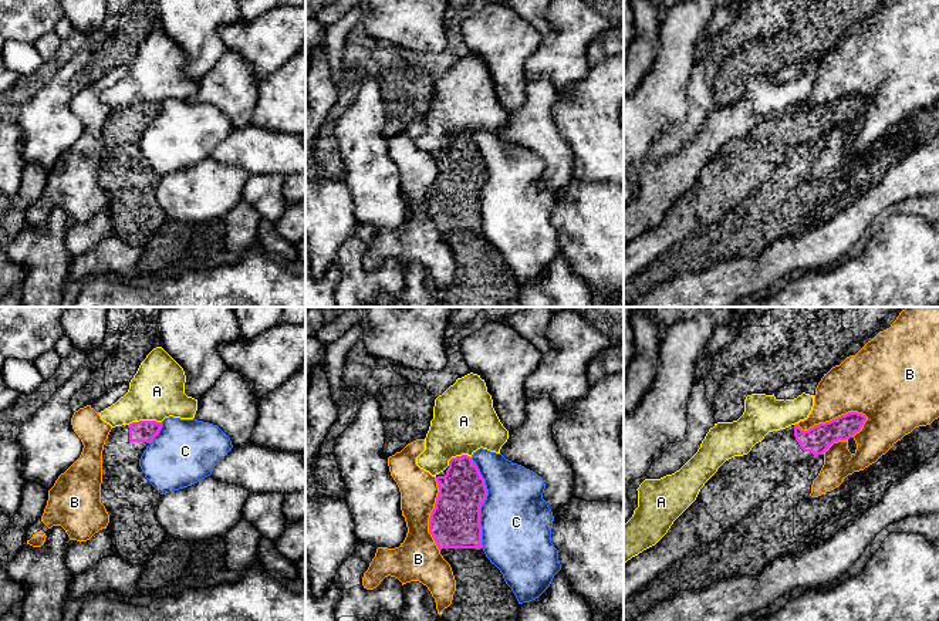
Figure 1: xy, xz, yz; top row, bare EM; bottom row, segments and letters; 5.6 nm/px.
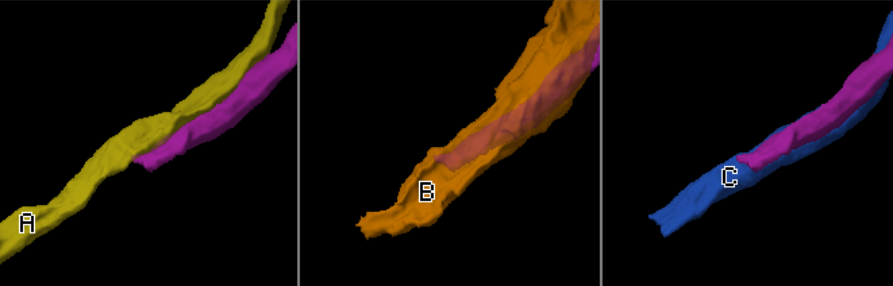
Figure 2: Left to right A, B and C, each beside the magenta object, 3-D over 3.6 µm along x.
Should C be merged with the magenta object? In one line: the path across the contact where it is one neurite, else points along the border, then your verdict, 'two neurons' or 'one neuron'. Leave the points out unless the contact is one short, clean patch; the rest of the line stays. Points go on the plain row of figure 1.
two neurons

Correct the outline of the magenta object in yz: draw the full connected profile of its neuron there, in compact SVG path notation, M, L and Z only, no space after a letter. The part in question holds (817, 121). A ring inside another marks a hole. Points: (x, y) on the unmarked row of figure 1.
M848 94L830 104L803 112L797 105L786 111L769 114L747 136L726 142L700 171L696 182L673 203L668 215L652 229L644 232L624 246L624 284L659 256L669 253L673 244L692 234L703 225L716 222L727 209L744 200L761 183L770 179L776 169L784 168L786 178L794 183L794 219L798 234L805 232L805 220L815 207L847 193L852 188L851 173L861 162L869 161L876 144L864 152L848 156L831 173L811 179L813 162L824 146L824 134L838 122L847 122L855 135L854 117L861 112L867 98Z

